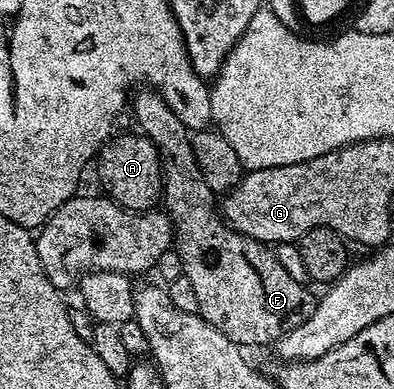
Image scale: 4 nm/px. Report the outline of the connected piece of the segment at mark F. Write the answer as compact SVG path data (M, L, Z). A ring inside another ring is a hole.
M141 88L141 93L131 98L130 113L136 116L139 132L151 139L156 149L160 152L162 165L162 205L166 210L168 218L172 220L172 228L174 230L174 248L178 256L182 259L182 271L186 279L190 279L191 286L194 287L195 297L198 298L198 313L202 319L206 319L206 323L210 323L214 327L218 327L218 331L222 331L222 335L226 335L226 339L230 339L234 344L241 347L249 347L248 345L268 345L271 346L279 337L286 335L290 331L294 331L294 327L302 327L302 323L306 323L306 319L310 319L310 315L314 315L316 310L317 294L311 293L311 288L300 285L290 277L286 268L282 267L282 263L277 259L275 252L265 242L242 235L236 229L233 229L227 221L224 220L221 210L218 208L217 194L212 192L212 188L206 183L206 179L202 179L202 171L198 167L198 159L194 159L194 147L192 146L193 134L190 132L187 124L178 115L174 115L172 110L160 94L147 88Z

